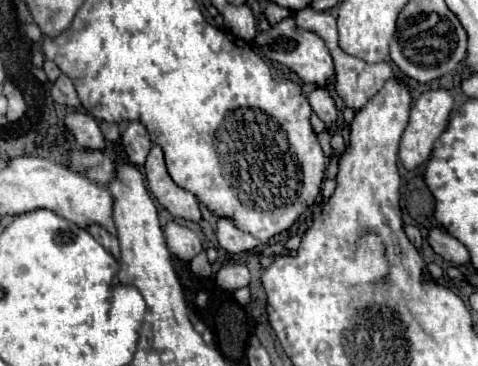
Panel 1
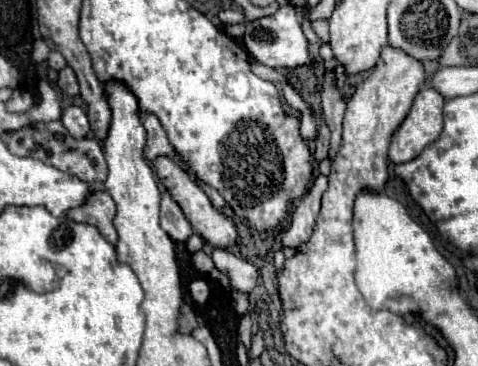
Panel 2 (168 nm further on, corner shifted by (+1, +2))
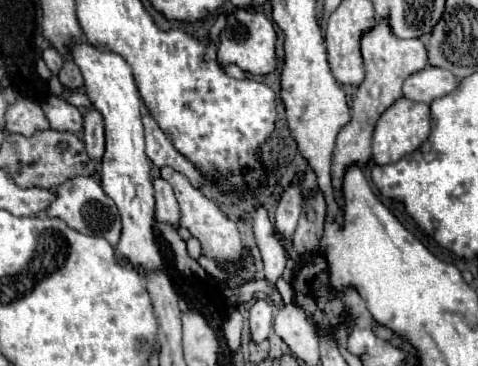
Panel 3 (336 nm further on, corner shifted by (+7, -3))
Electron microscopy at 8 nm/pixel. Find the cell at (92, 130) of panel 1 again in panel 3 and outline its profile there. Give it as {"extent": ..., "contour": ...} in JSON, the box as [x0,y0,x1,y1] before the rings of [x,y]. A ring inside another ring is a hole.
{"extent":[43,97,83,133],"contour":[[[49,97],[45,103],[43,103],[43,111],[51,123],[53,129],[57,131],[73,131],[73,133],[79,133],[81,127],[83,127],[83,113],[67,103],[63,97]]]}

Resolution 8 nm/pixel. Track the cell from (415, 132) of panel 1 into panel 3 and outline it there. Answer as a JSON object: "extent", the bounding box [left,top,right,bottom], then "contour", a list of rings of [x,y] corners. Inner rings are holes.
{"extent":[373,99,431,165],"contour":[[[397,99],[377,121],[373,131],[373,161],[377,165],[389,165],[397,163],[405,155],[413,153],[431,131],[431,119],[429,119],[429,105],[425,103],[413,103],[409,99]]]}

